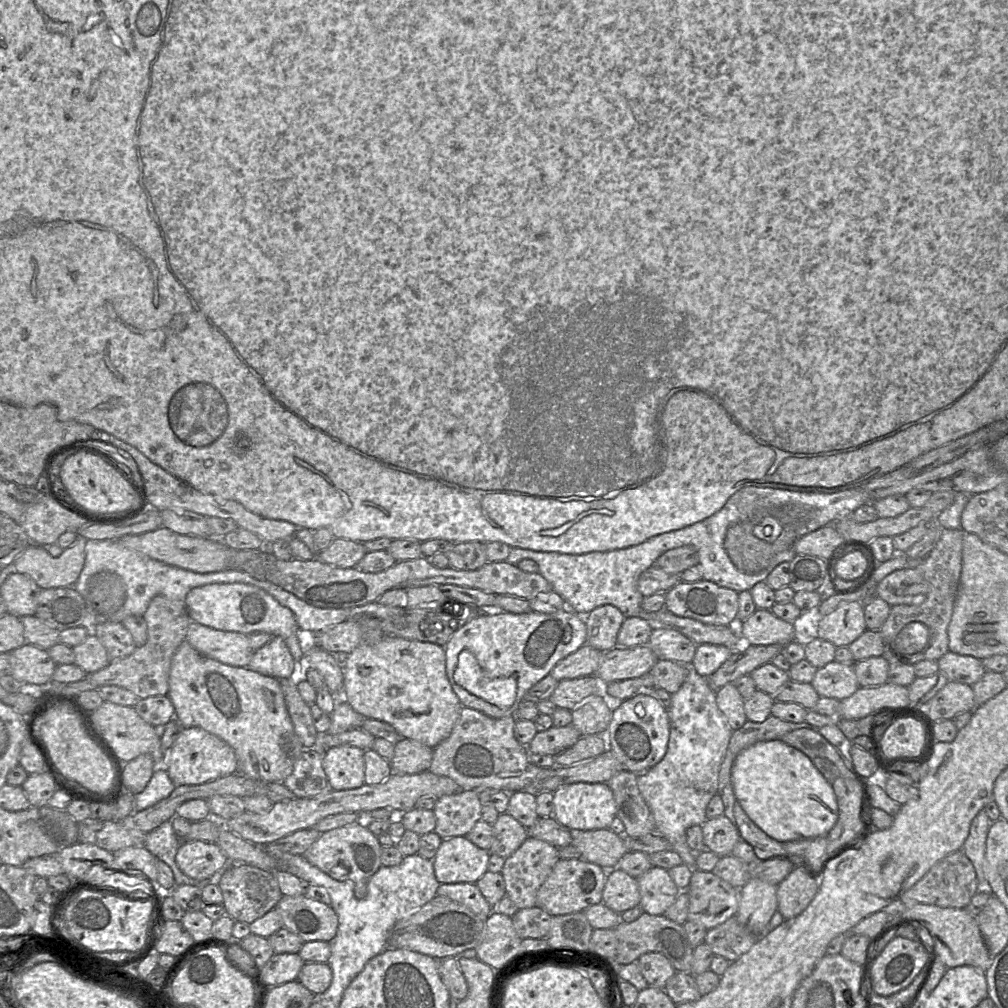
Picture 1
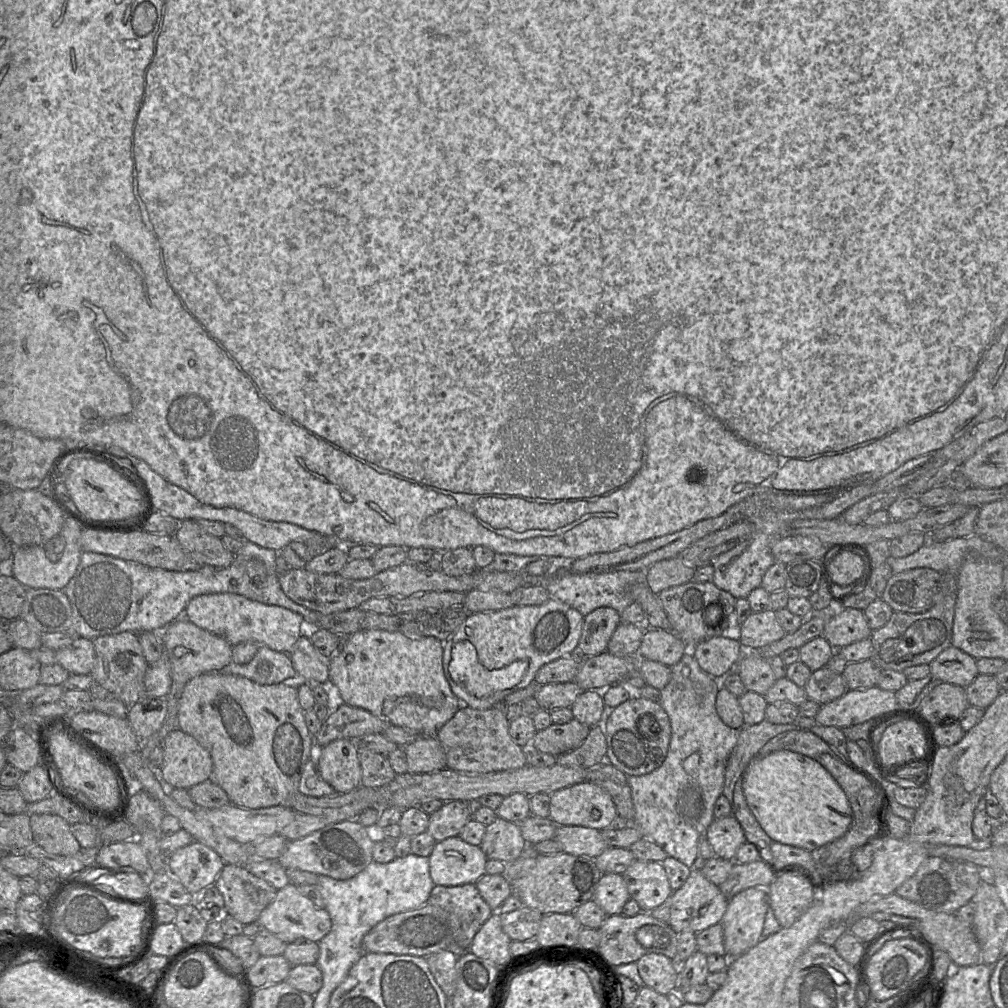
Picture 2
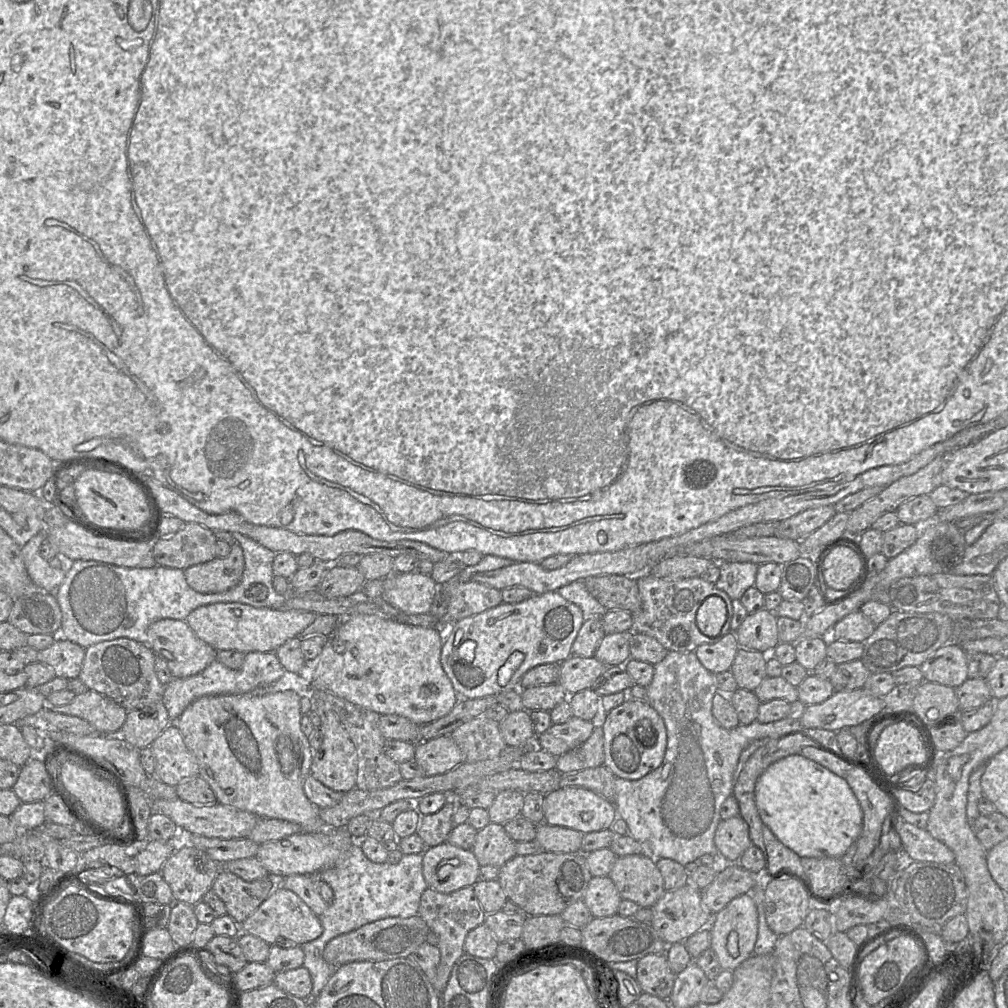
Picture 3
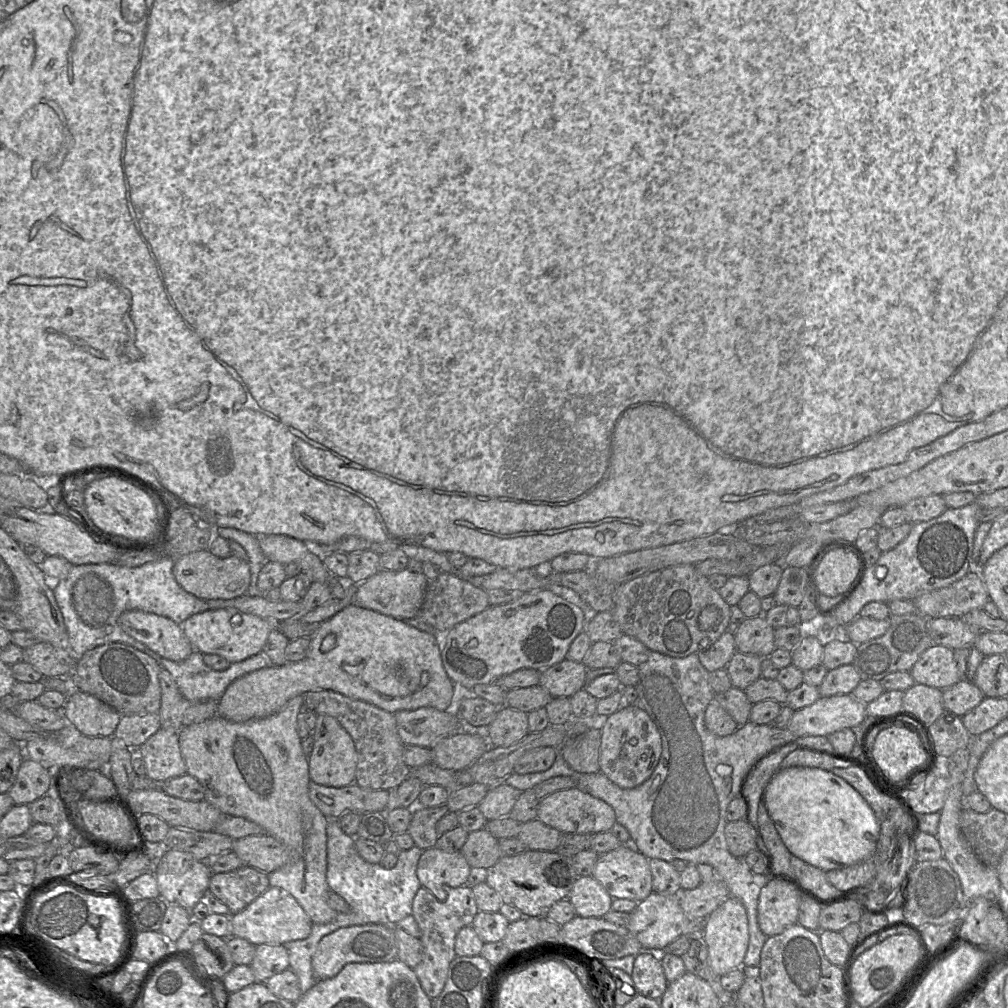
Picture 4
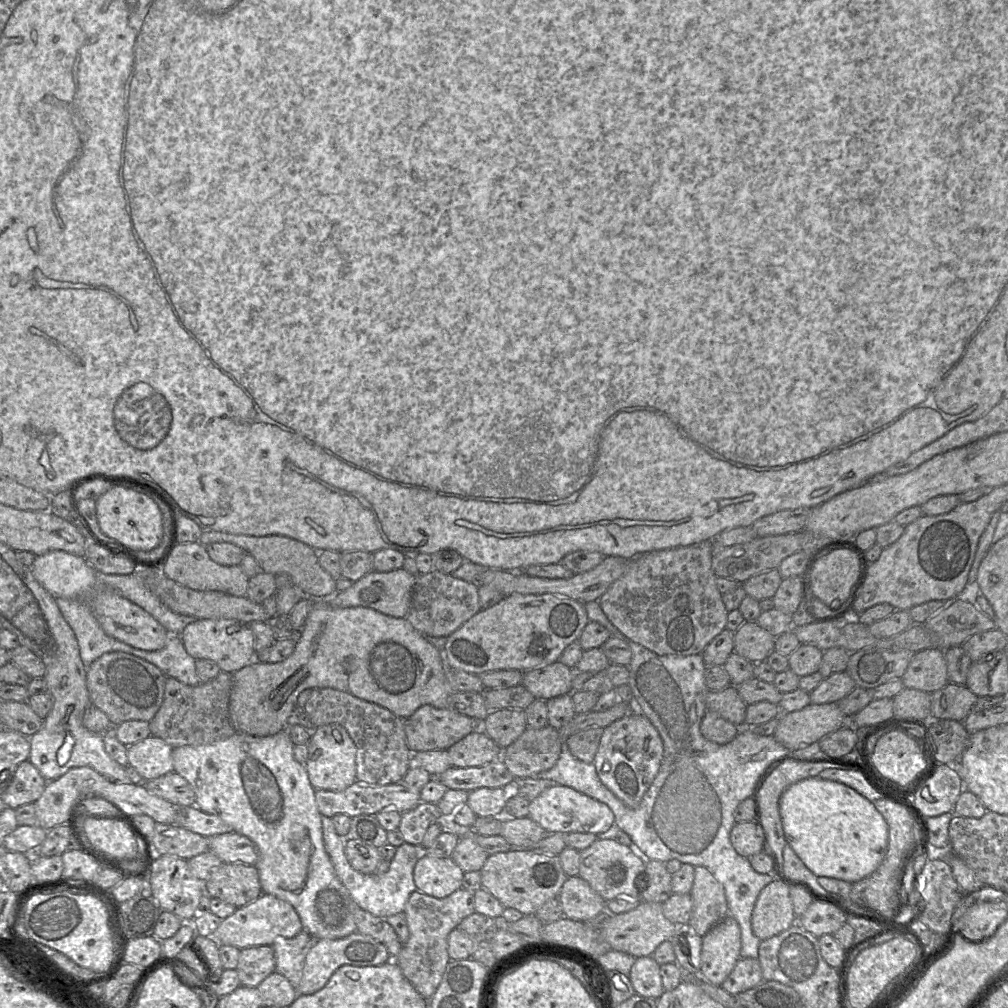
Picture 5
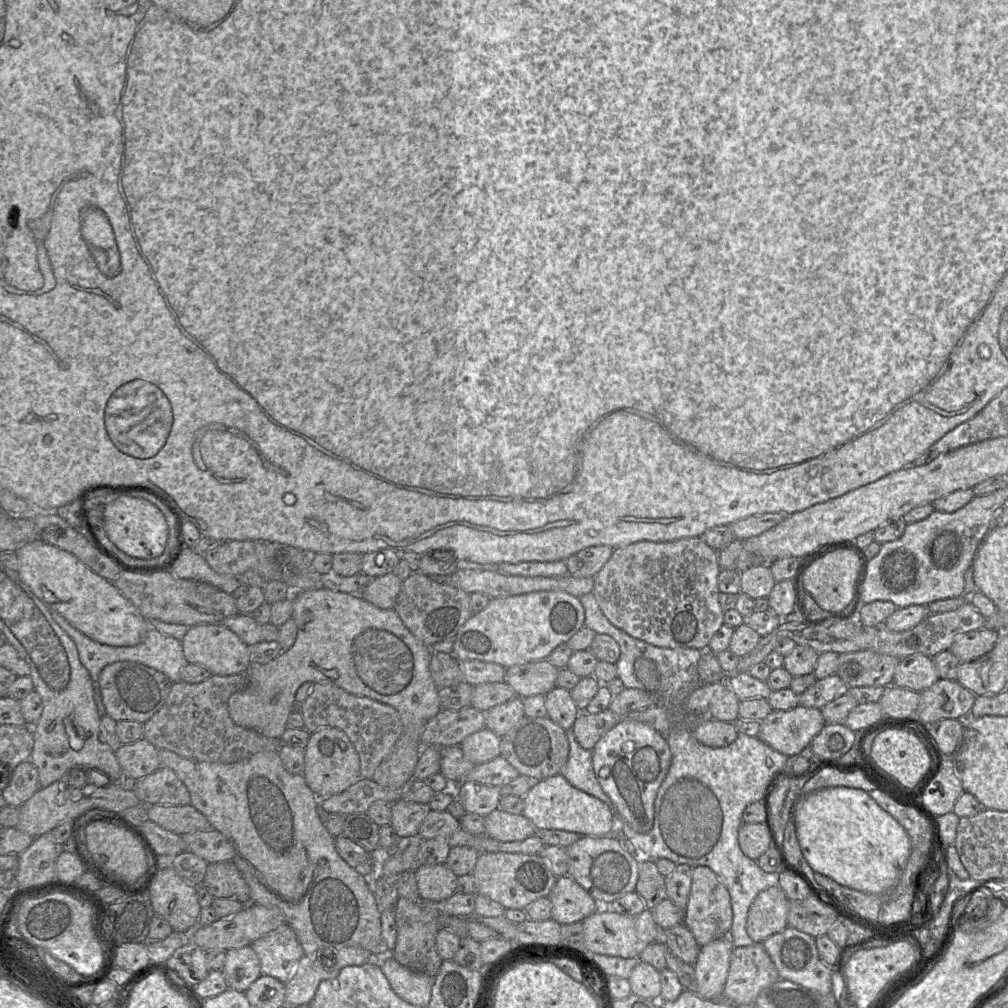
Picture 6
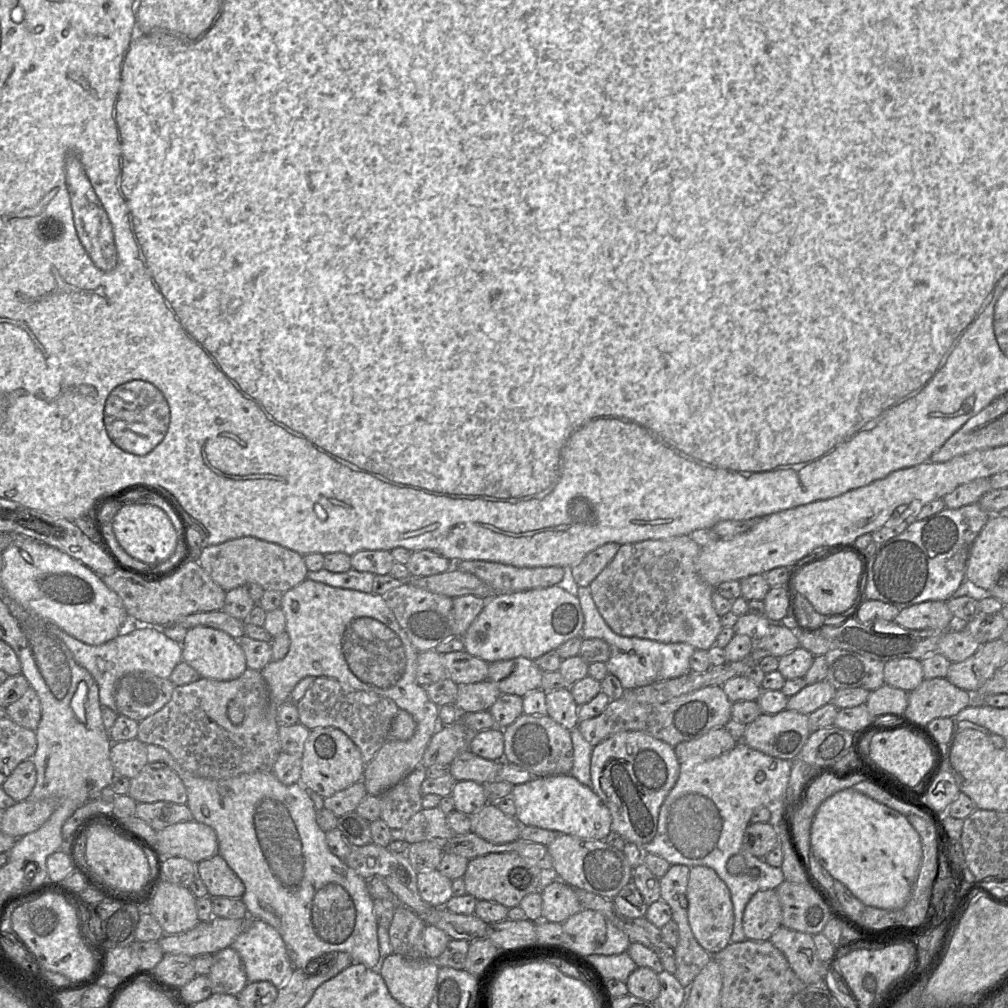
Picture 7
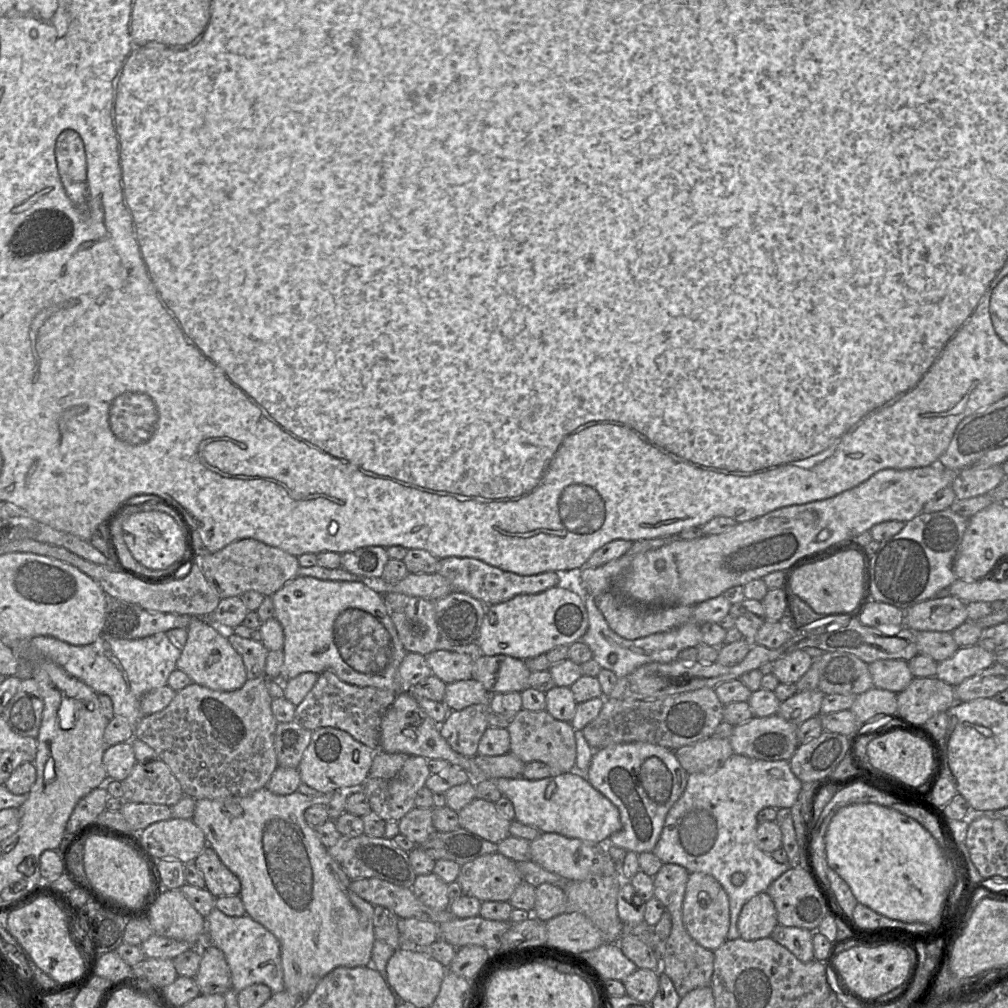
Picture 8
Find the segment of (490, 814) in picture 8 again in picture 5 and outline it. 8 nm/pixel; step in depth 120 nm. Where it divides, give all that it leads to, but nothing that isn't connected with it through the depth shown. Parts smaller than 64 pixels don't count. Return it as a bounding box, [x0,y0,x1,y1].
[501,817,548,849]

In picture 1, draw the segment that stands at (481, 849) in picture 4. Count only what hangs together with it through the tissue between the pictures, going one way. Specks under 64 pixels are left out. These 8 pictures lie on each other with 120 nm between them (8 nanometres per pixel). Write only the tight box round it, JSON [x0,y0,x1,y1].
[490,813,528,859]

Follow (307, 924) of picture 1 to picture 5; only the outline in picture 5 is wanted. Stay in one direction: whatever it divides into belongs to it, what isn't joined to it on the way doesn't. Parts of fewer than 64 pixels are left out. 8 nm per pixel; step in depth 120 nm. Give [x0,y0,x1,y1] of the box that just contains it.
[212,893,303,949]

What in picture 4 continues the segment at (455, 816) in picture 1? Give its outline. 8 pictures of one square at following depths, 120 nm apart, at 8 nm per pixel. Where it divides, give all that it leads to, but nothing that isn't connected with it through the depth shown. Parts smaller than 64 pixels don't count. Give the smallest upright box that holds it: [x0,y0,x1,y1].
[406,805,448,851]

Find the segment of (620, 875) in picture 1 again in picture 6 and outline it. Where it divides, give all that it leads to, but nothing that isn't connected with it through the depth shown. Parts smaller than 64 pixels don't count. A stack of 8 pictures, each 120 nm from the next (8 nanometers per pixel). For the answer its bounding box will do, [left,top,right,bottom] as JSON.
[548,876,601,924]

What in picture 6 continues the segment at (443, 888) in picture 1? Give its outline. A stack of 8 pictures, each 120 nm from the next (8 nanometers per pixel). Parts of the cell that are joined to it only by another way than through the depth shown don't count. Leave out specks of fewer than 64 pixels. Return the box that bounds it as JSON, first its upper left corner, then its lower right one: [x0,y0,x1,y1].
[393,892,475,977]

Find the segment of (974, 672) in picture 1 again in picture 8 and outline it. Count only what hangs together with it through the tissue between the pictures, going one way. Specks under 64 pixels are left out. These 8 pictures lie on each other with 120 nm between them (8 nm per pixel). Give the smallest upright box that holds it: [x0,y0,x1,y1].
[868,659,913,694]

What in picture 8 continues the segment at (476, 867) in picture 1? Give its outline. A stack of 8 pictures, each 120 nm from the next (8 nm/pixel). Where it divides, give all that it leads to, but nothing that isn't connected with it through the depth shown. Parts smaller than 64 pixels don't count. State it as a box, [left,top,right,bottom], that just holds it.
[412,872,450,910]

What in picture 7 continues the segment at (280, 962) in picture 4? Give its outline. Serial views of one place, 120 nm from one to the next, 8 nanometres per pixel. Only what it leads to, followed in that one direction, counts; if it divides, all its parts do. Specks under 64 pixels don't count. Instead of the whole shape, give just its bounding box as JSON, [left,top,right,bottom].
[208,947,248,995]

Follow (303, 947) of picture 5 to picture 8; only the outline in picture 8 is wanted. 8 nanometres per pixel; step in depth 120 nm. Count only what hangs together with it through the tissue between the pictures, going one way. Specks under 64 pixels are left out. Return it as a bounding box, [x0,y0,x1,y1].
[197,903,285,994]

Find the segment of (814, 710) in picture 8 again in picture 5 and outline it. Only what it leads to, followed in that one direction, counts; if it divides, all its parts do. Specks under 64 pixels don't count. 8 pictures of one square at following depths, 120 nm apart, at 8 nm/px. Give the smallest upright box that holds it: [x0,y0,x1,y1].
[810,672,857,704]

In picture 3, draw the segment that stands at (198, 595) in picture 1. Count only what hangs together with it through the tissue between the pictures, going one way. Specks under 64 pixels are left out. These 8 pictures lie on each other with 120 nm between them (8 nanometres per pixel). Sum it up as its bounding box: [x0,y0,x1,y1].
[186,602,317,652]

